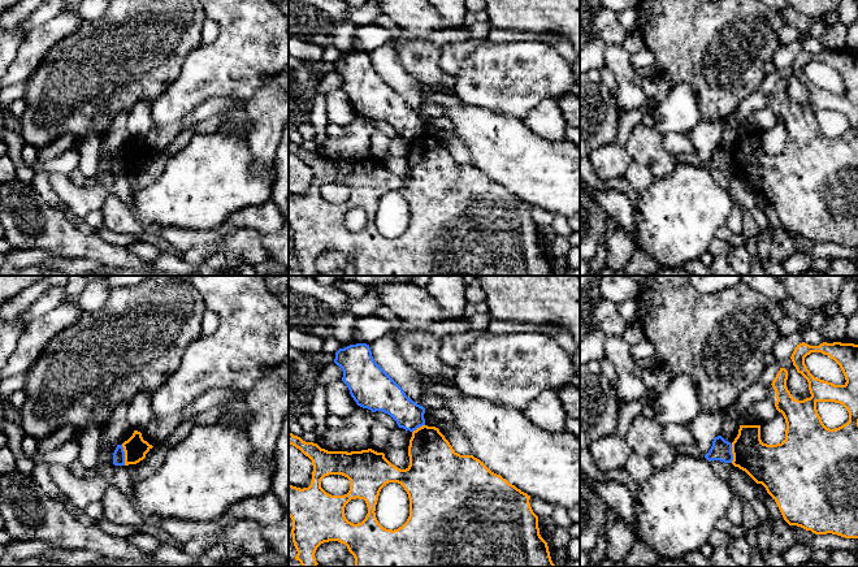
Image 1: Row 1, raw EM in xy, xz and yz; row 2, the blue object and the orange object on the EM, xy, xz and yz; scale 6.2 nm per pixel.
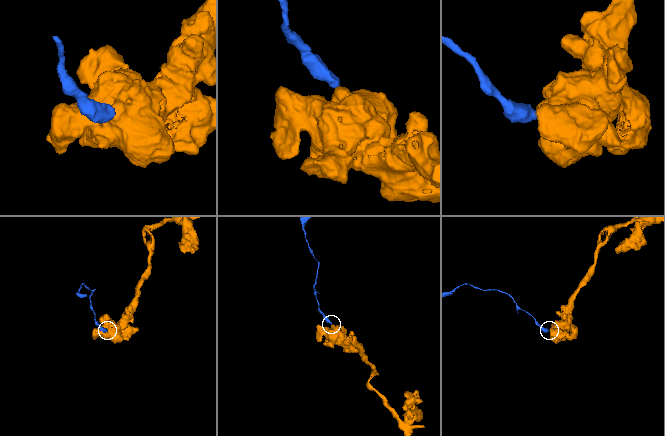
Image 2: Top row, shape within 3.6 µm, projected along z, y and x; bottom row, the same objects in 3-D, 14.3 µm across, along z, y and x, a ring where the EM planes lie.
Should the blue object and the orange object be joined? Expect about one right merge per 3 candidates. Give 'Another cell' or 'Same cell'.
Another cell

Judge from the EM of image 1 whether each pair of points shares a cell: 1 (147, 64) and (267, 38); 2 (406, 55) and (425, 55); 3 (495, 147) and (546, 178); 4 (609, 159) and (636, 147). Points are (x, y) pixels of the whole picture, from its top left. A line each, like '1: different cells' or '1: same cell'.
1: different cells
2: same cell
3: same cell
4: different cells

